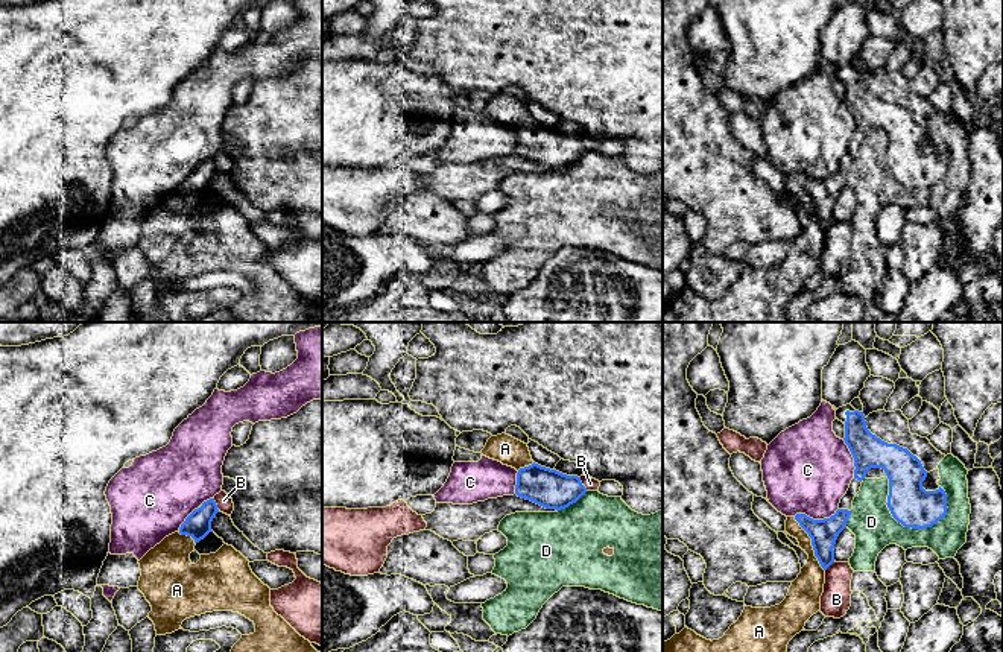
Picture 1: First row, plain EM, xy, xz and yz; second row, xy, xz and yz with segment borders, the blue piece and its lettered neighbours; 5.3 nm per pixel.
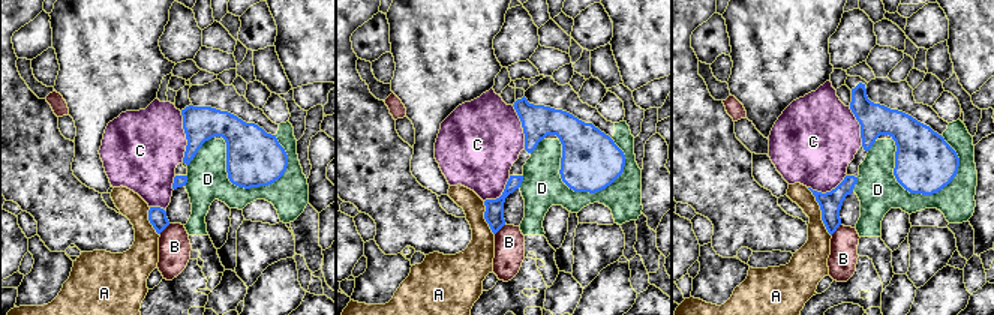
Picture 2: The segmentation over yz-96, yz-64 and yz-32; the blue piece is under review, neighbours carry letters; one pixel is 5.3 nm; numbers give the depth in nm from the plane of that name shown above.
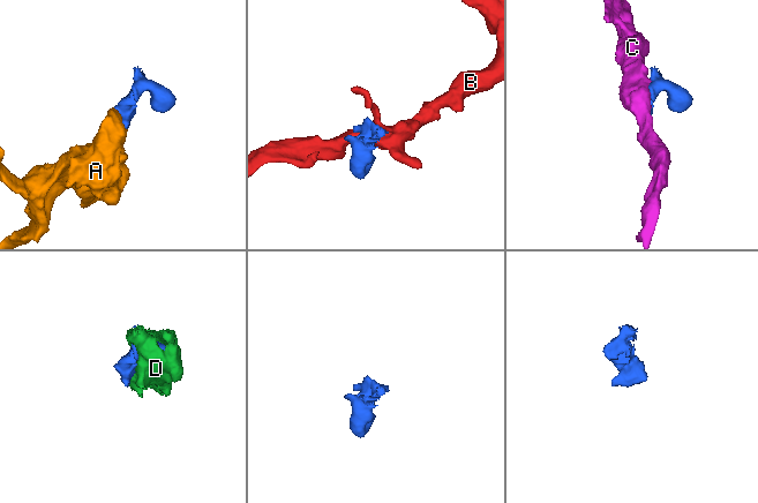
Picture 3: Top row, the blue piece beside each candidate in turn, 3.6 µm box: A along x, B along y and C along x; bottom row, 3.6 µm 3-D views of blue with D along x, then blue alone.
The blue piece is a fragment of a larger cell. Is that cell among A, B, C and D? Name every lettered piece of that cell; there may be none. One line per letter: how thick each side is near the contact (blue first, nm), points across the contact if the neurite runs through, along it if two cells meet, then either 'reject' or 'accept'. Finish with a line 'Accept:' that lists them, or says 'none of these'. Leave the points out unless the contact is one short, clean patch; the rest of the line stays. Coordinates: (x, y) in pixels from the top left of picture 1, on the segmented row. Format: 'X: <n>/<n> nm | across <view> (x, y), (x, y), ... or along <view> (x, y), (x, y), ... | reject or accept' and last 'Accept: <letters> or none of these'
A: 140/170 nm | accept
B: 200/70 nm | reject
C: 140/420 nm | reject
D: 220/220 nm | reject
Accept: A

